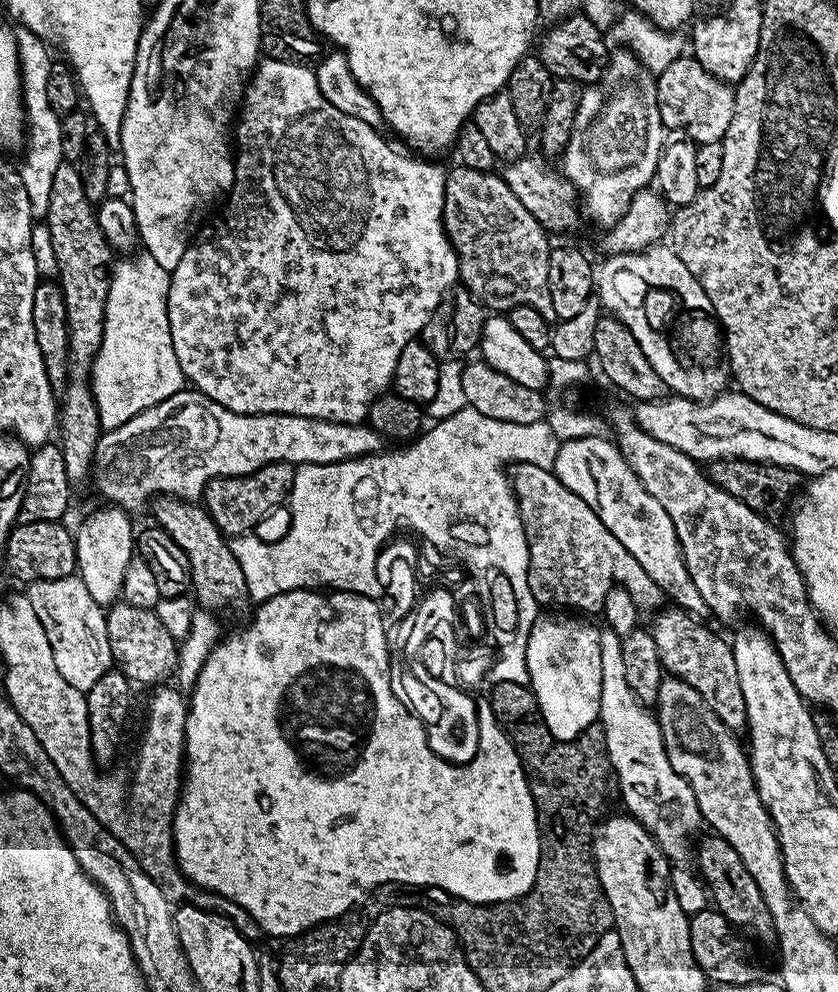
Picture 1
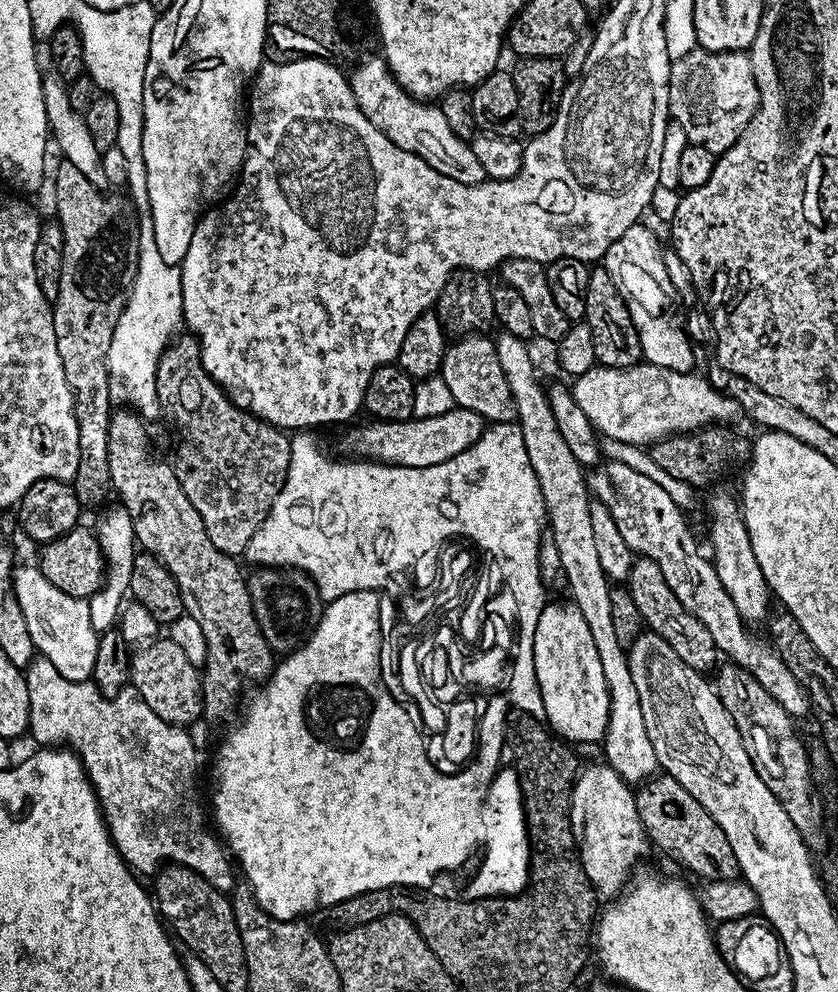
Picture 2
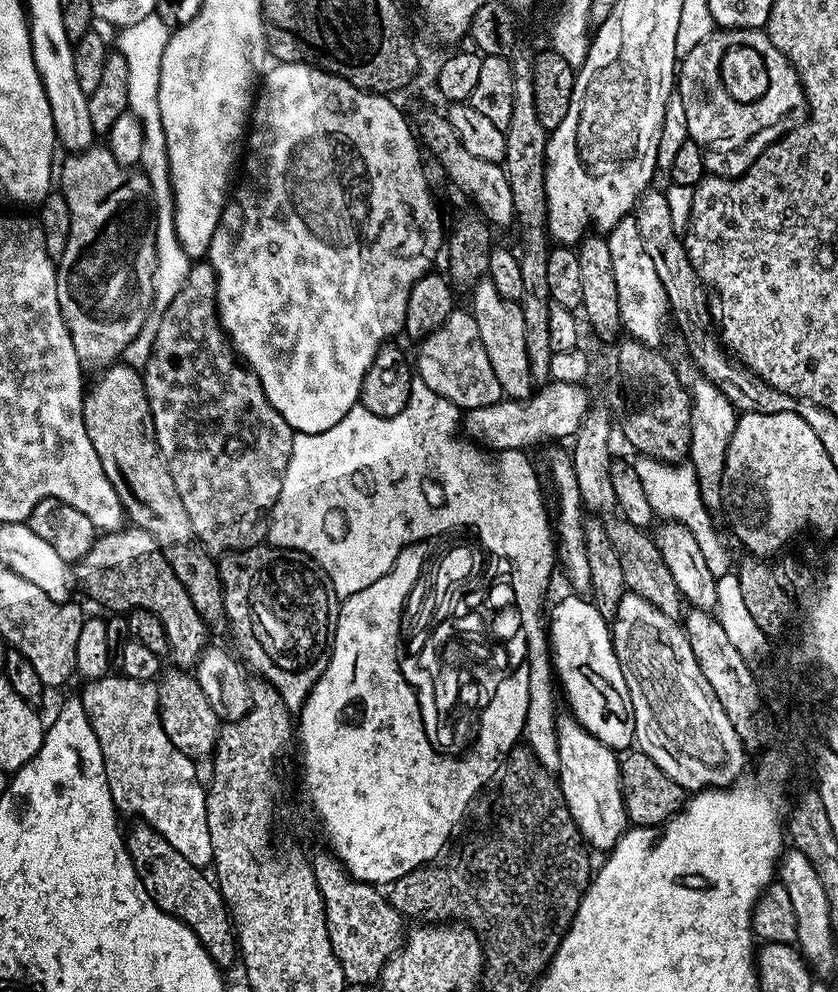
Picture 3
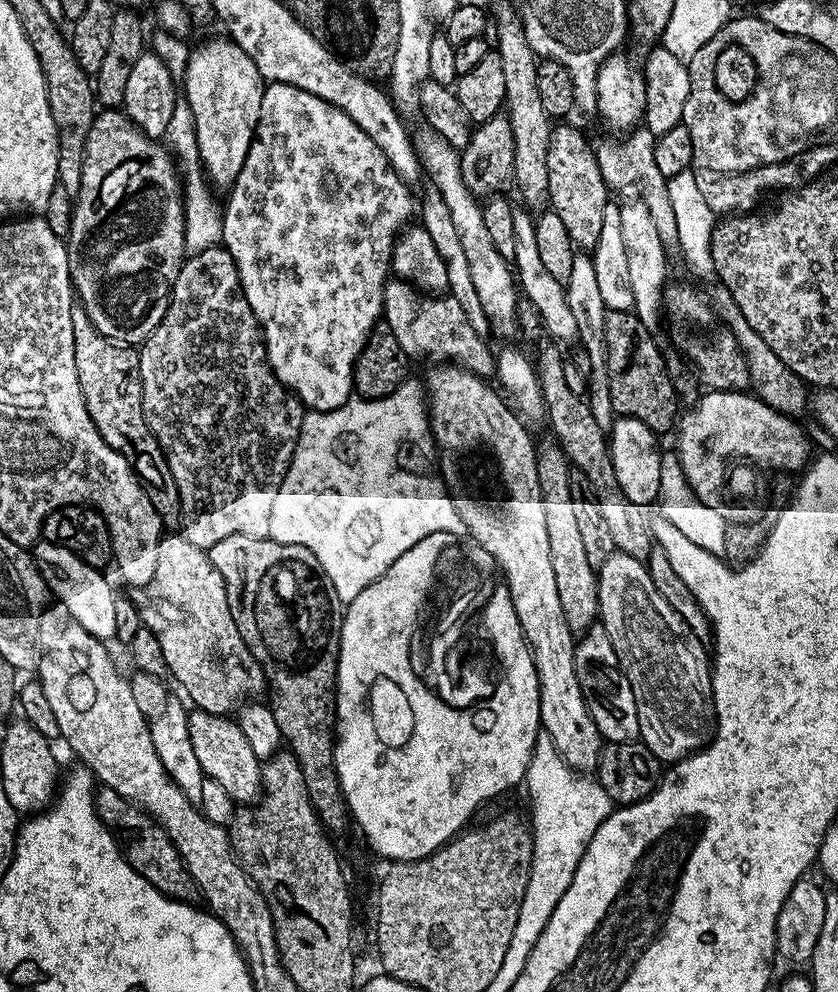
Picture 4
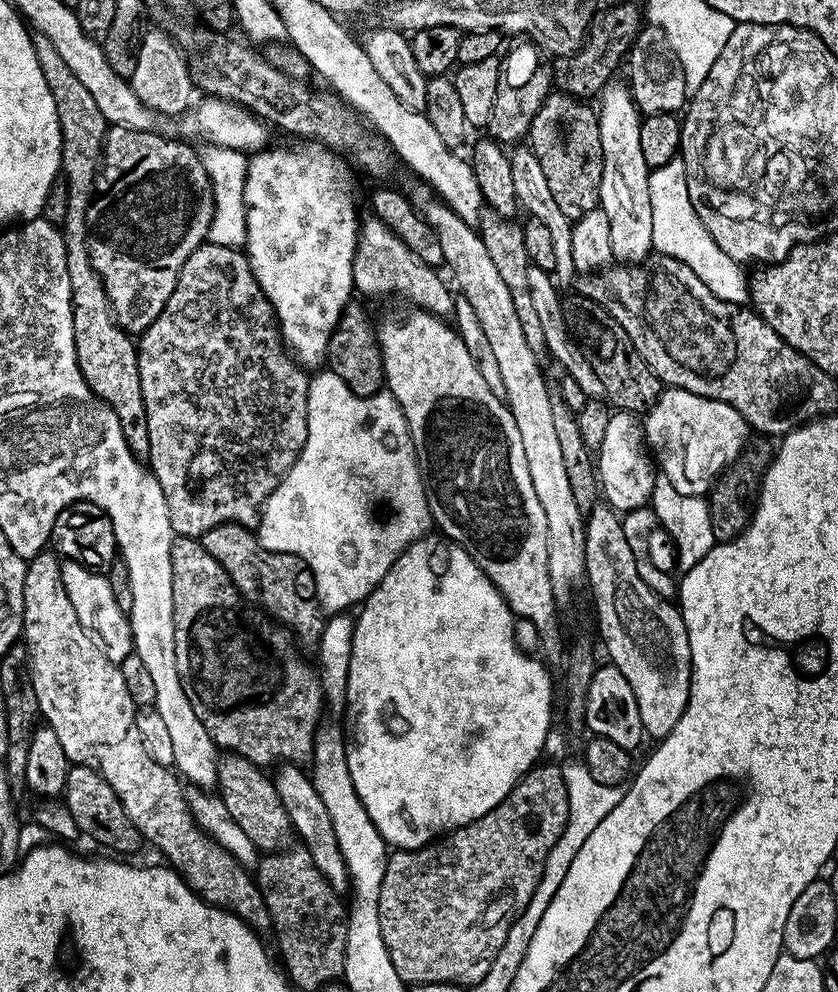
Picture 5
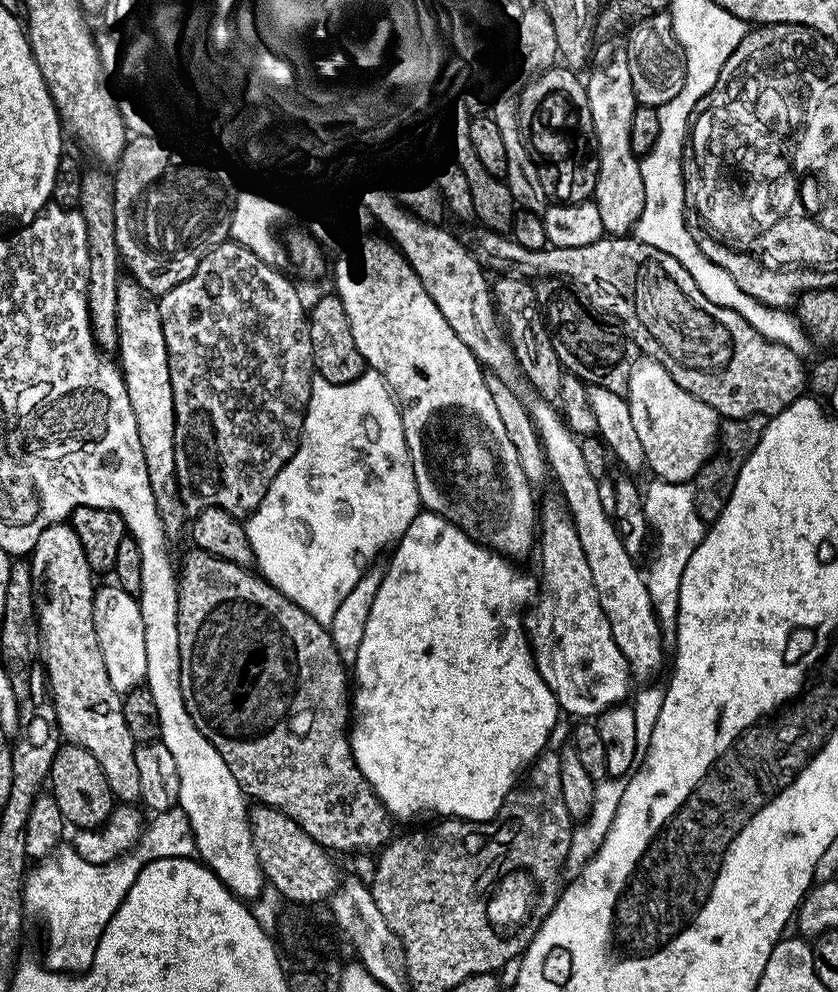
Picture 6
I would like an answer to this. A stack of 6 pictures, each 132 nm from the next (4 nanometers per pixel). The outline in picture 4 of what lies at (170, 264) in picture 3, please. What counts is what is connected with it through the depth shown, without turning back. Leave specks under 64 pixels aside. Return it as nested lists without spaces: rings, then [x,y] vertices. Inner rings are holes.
[[[187,106],[177,107],[173,117],[170,118],[169,125],[166,126],[162,140],[165,145],[171,146],[174,149],[175,155],[182,161],[185,253],[188,256],[193,256],[207,248],[217,247],[222,240],[222,208],[219,203],[216,205],[216,200],[212,197],[213,189],[208,187],[207,181],[202,175],[202,168],[198,163],[196,131],[194,130],[192,115]],[[182,159],[184,159],[184,164]]]

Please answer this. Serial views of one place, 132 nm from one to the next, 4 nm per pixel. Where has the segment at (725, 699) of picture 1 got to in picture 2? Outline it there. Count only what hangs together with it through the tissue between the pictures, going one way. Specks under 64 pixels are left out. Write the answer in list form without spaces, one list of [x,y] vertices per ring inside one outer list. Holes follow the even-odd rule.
[[[643,558],[633,559],[626,587],[630,598],[634,598],[634,606],[638,606],[645,625],[666,638],[666,642],[674,646],[674,654],[678,654],[678,658],[682,658],[686,666],[698,673],[708,674],[712,667],[711,672],[721,663],[722,657],[714,638],[710,638],[710,630],[706,630],[706,626],[702,626],[702,622],[698,622],[698,618],[694,618],[694,614],[690,614],[690,610],[682,606],[682,602],[678,602],[678,594],[670,590],[670,582],[666,582],[658,562]]]

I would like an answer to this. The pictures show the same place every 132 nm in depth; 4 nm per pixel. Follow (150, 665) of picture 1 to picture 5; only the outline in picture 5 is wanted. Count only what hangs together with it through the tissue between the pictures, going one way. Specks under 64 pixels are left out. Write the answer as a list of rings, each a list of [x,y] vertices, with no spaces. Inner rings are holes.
[[[228,754],[219,761],[216,769],[216,783],[218,795],[230,810],[230,818],[238,822],[239,828],[246,833],[246,838],[254,842],[254,846],[264,854],[277,851],[290,836],[290,825],[278,790],[273,784],[273,777],[261,765],[251,764],[246,758],[235,754]]]

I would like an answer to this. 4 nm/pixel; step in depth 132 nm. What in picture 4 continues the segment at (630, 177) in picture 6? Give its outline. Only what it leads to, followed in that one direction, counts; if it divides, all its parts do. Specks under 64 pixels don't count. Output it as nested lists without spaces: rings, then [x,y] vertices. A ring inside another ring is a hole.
[[[635,198],[626,204],[620,204],[622,218],[622,242],[626,242],[626,262],[630,265],[630,284],[634,294],[634,311],[649,330],[655,329],[656,319],[661,319],[664,303],[664,289],[669,283],[668,256],[666,245],[658,238],[658,229],[650,219],[650,210],[646,210],[644,202]]]

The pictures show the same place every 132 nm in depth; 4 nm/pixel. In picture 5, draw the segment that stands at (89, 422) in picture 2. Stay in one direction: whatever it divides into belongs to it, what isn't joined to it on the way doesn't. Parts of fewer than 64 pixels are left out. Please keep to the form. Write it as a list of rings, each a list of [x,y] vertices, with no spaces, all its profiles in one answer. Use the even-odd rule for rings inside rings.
[[[111,125],[104,135],[104,158],[100,162],[100,171],[96,174],[96,190],[92,197],[92,204],[88,208],[88,249],[90,250],[90,262],[94,270],[104,283],[108,305],[112,307],[112,316],[117,324],[129,334],[142,334],[152,325],[154,318],[162,314],[170,294],[174,294],[174,286],[180,277],[182,266],[190,254],[199,248],[208,239],[210,222],[214,214],[214,198],[212,197],[212,183],[206,174],[206,166],[202,166],[199,151],[195,147],[183,144],[180,140],[171,140],[168,136],[159,136],[159,131],[153,130],[143,132],[142,130],[132,130],[126,126]]]

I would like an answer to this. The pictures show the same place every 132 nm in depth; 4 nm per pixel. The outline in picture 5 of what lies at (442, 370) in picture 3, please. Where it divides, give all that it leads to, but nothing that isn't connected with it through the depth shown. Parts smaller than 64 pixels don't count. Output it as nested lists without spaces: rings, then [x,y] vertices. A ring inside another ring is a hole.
[[[375,218],[363,221],[360,240],[356,243],[352,279],[359,295],[361,292],[364,296],[388,296],[393,292],[394,295],[409,300],[413,309],[448,318],[454,312],[454,292],[449,281],[444,281],[436,272],[439,271],[433,265],[422,262],[422,258],[418,258],[418,254],[414,254],[414,250],[410,250],[410,246],[406,246],[406,242],[395,236],[382,221]]]

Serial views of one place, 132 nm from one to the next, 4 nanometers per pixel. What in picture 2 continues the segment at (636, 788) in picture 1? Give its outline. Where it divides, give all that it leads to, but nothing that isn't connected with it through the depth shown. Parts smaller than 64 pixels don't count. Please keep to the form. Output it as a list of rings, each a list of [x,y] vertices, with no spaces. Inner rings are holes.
[[[501,331],[499,335],[495,337],[496,357],[502,366],[502,374],[506,374],[506,380],[510,382],[516,403],[516,420],[542,490],[547,523],[552,523],[550,542],[560,555],[562,576],[565,581],[568,579],[568,588],[572,591],[571,603],[582,610],[586,626],[590,626],[594,646],[598,646],[598,658],[602,661],[602,674],[606,674],[610,718],[602,741],[603,759],[629,786],[639,786],[657,775],[660,763],[654,754],[654,742],[650,742],[650,734],[646,730],[646,718],[642,718],[642,702],[638,698],[638,686],[634,686],[634,678],[630,674],[626,646],[618,642],[614,631],[614,614],[610,610],[612,588],[598,558],[594,526],[590,526],[590,489],[586,472],[578,458],[570,454],[570,446],[566,446],[558,430],[558,422],[554,422],[554,410],[550,410],[545,385],[540,385],[536,377],[536,364],[528,353],[529,345],[509,332]]]

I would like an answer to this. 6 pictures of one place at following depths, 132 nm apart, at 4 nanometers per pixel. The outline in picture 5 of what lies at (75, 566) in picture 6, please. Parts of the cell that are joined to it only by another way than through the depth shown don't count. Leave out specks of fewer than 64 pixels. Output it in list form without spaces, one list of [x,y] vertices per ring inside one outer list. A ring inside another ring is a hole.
[[[55,551],[40,552],[27,561],[24,583],[22,640],[28,646],[32,685],[38,698],[43,723],[49,724],[54,734],[58,734],[62,750],[66,750],[66,758],[72,764],[84,764],[88,768],[94,768],[102,774],[102,778],[106,778],[110,790],[118,794],[118,802],[122,802],[130,822],[134,822],[141,837],[147,843],[149,840],[168,859],[165,861],[180,873],[181,878],[192,887],[196,895],[226,912],[233,912],[253,932],[264,934],[264,931],[272,928],[272,919],[255,879],[250,875],[249,869],[235,860],[217,840],[212,839],[196,823],[191,810],[188,809],[185,785],[178,779],[177,773],[171,767],[159,765],[150,758],[146,746],[143,745],[143,736],[138,730],[138,705],[130,698],[130,690],[126,690],[126,681],[122,678],[119,667],[108,660],[104,649],[78,620],[70,597],[66,594],[66,586],[62,582],[61,563],[61,557]]]

